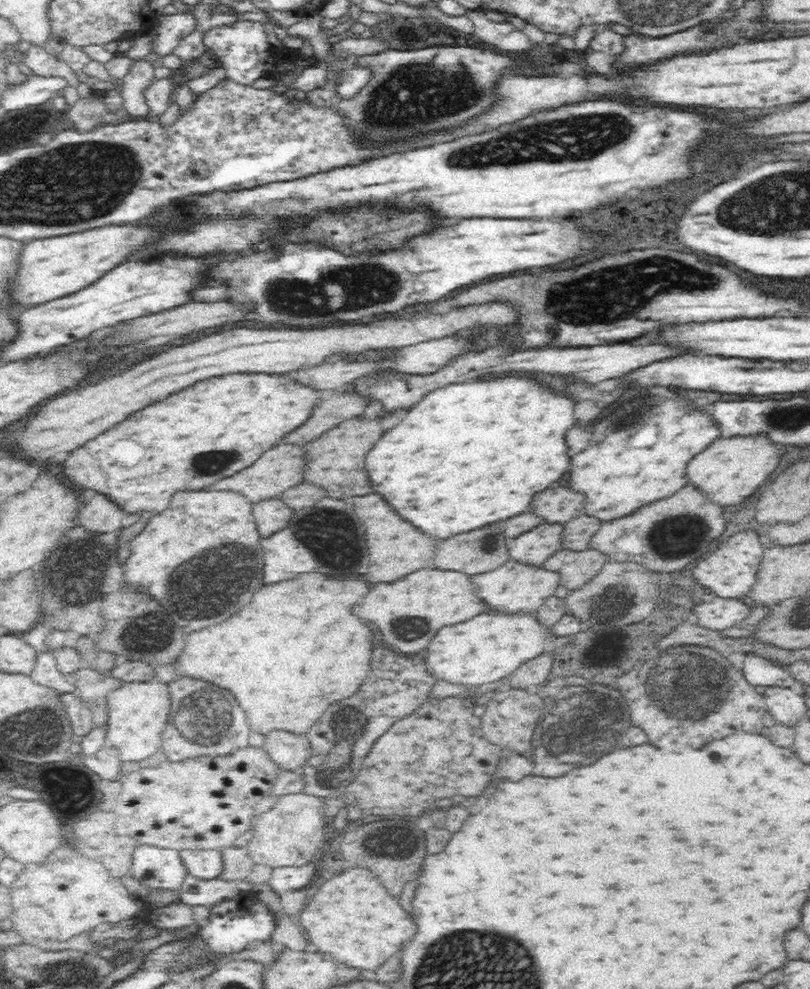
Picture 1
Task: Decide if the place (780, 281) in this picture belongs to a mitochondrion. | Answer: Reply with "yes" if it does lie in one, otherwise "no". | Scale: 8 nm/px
no

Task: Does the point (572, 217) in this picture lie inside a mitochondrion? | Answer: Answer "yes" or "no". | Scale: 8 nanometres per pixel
no

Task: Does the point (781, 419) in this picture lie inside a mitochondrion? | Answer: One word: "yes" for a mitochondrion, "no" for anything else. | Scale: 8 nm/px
yes

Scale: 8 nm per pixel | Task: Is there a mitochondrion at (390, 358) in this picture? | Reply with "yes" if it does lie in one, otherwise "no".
no

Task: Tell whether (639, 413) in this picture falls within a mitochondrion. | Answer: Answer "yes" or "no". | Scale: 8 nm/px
yes

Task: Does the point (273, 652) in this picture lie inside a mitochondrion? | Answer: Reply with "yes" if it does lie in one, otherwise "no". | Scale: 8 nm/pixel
no

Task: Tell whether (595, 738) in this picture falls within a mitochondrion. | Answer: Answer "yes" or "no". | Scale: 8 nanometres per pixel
yes

